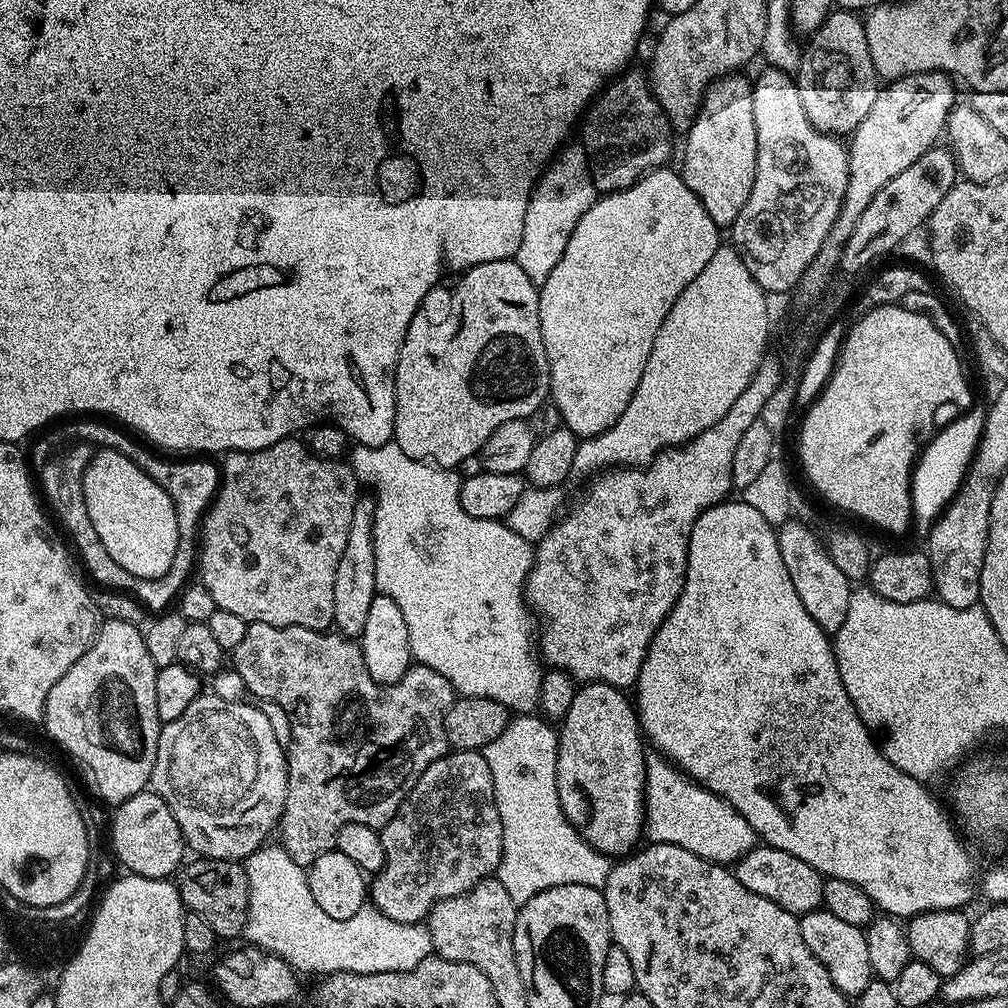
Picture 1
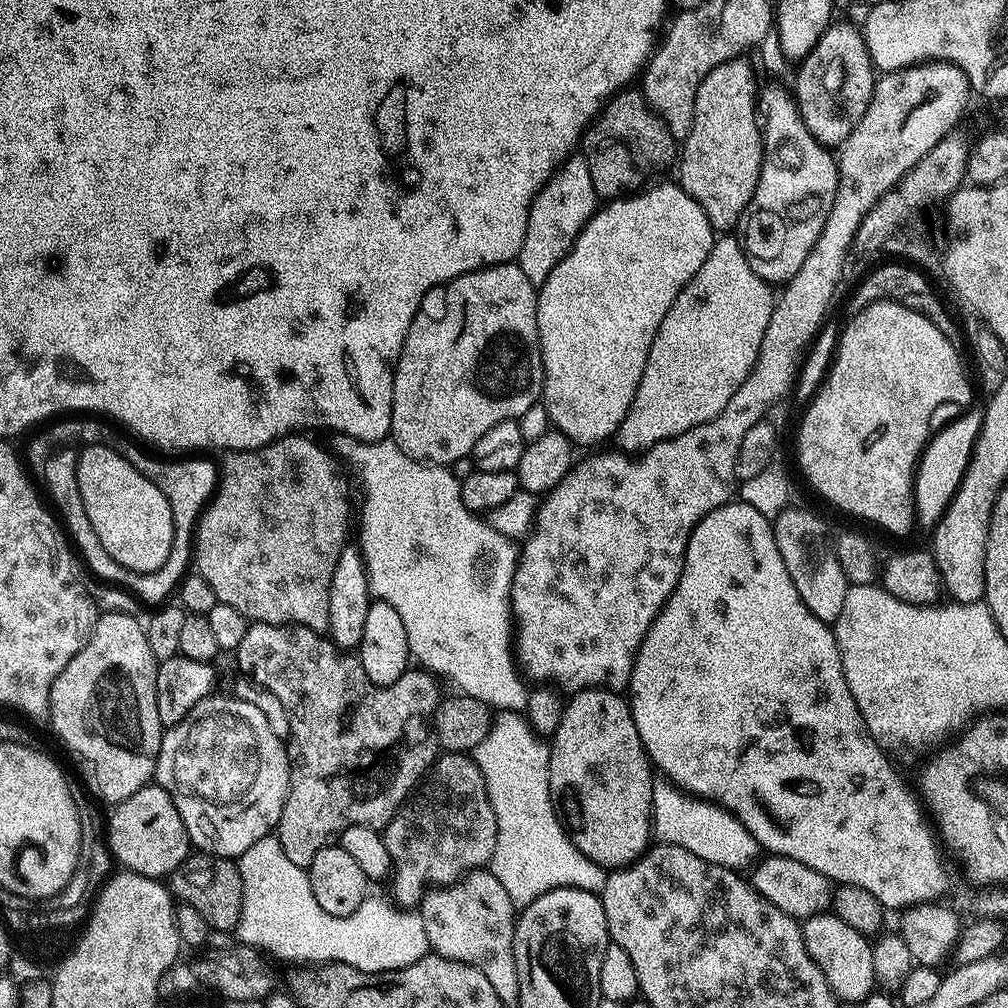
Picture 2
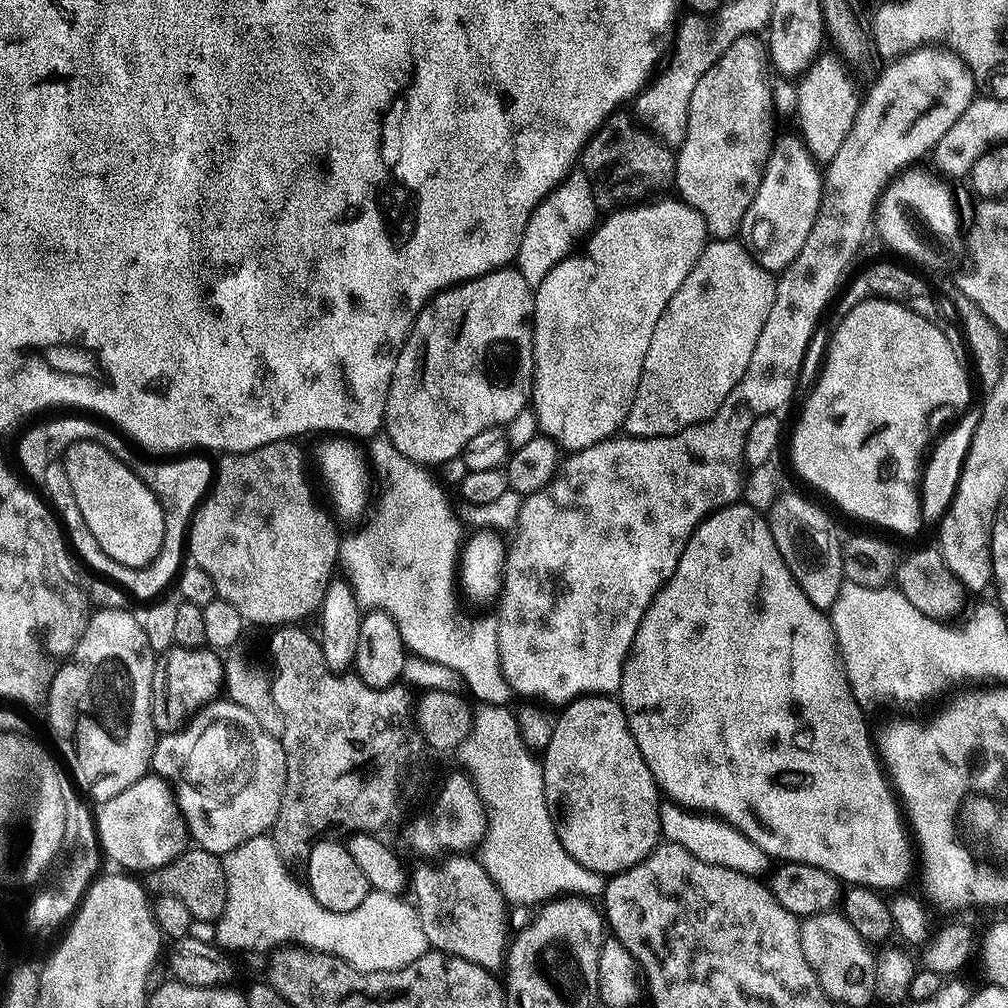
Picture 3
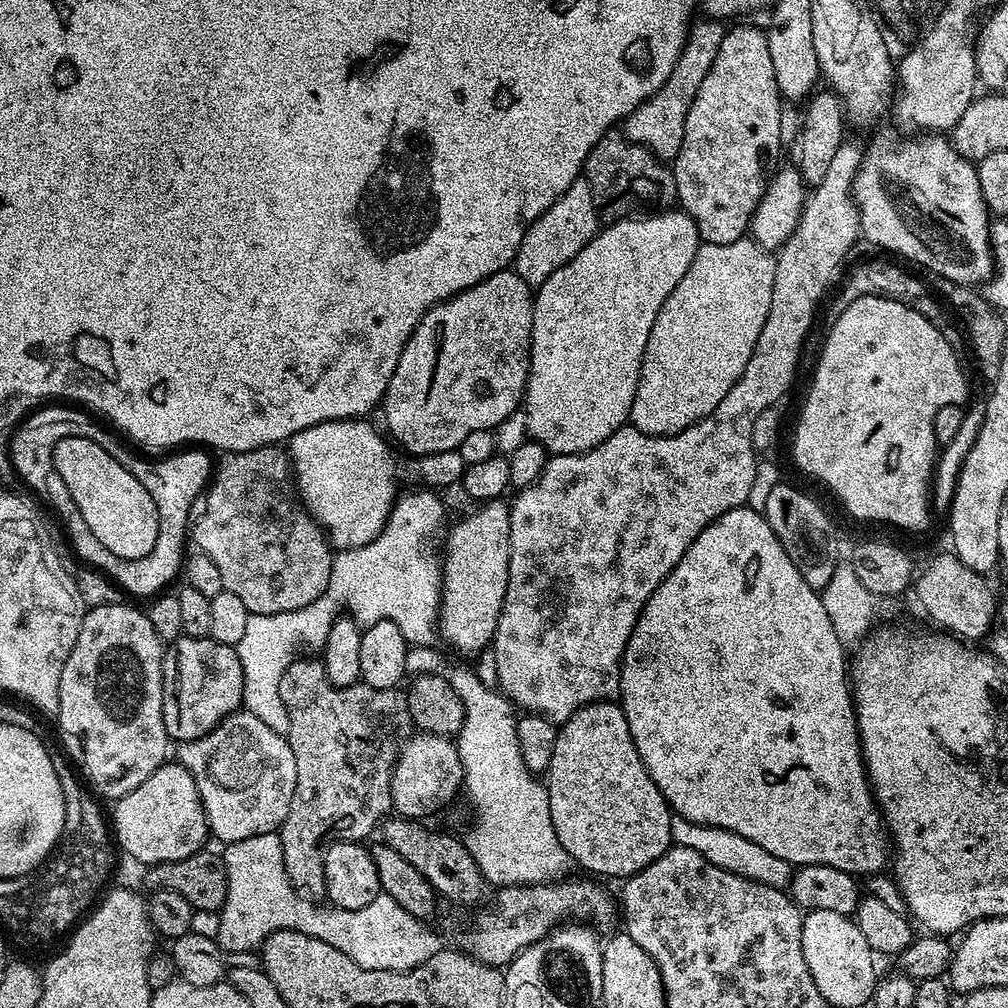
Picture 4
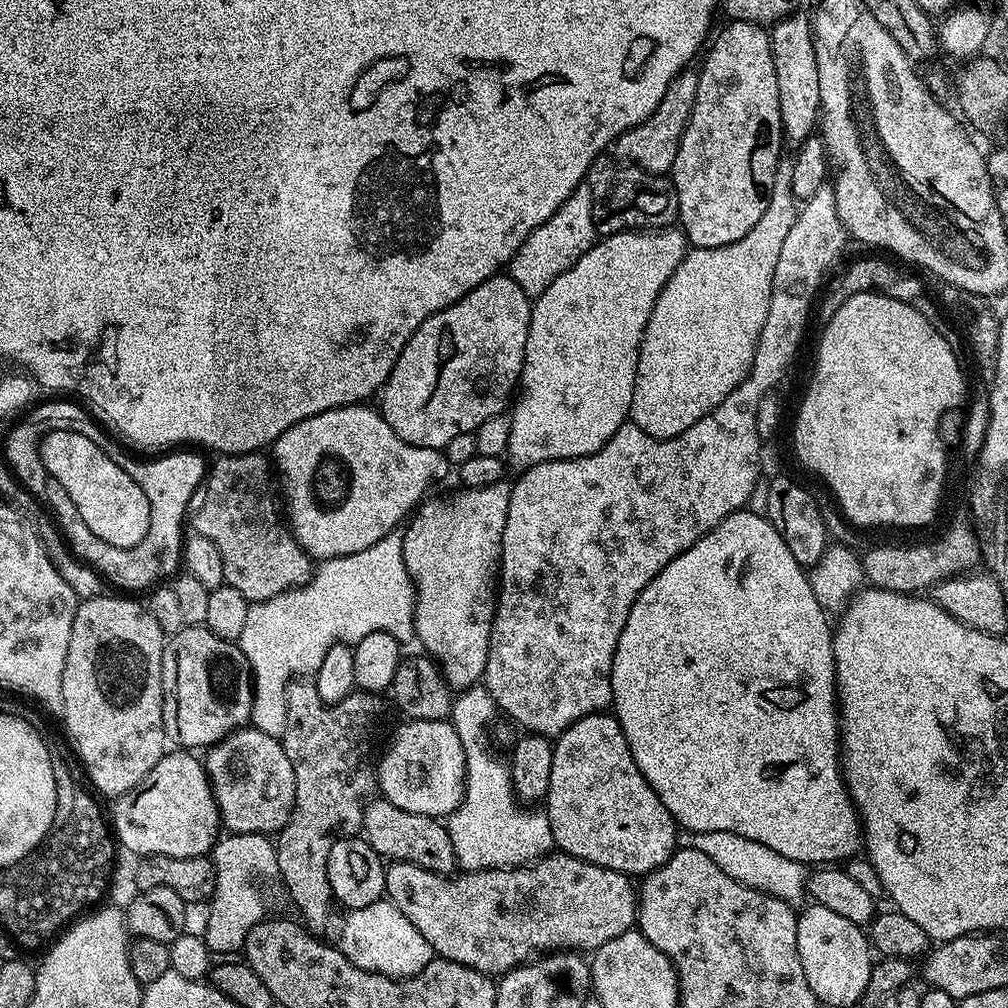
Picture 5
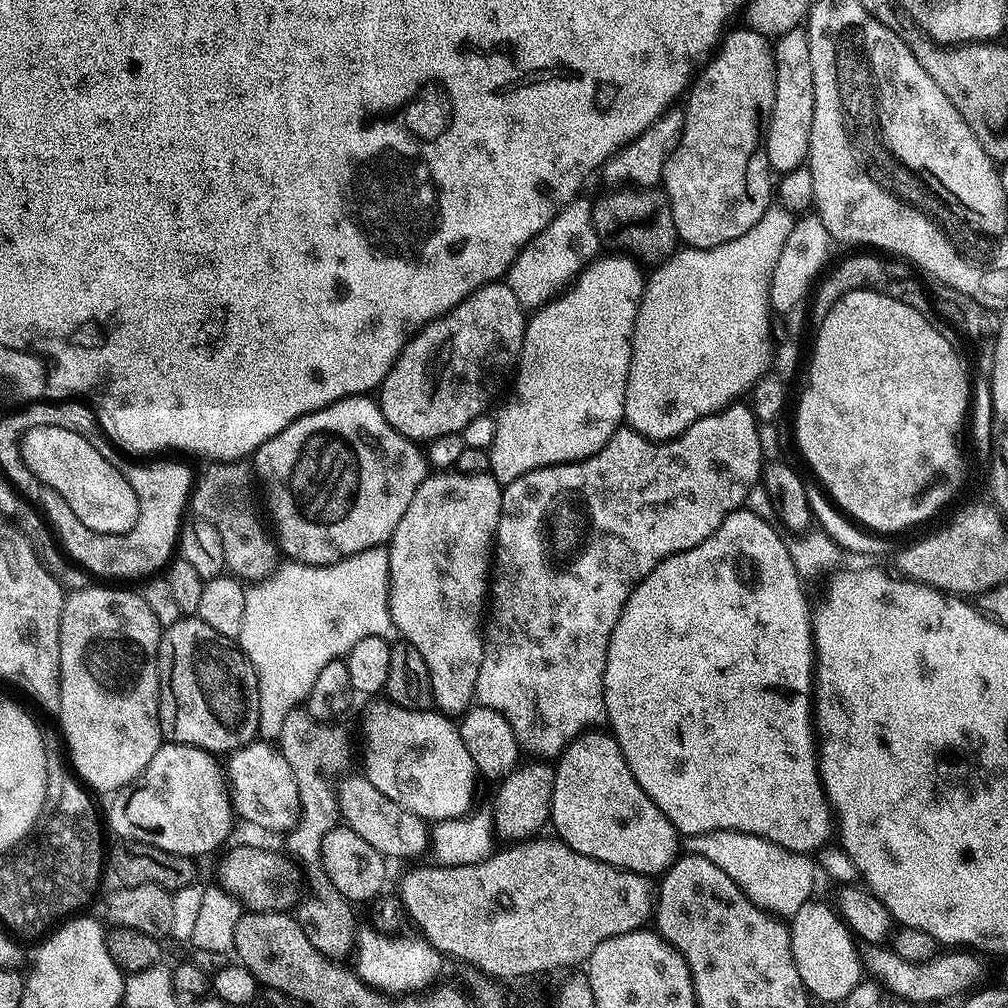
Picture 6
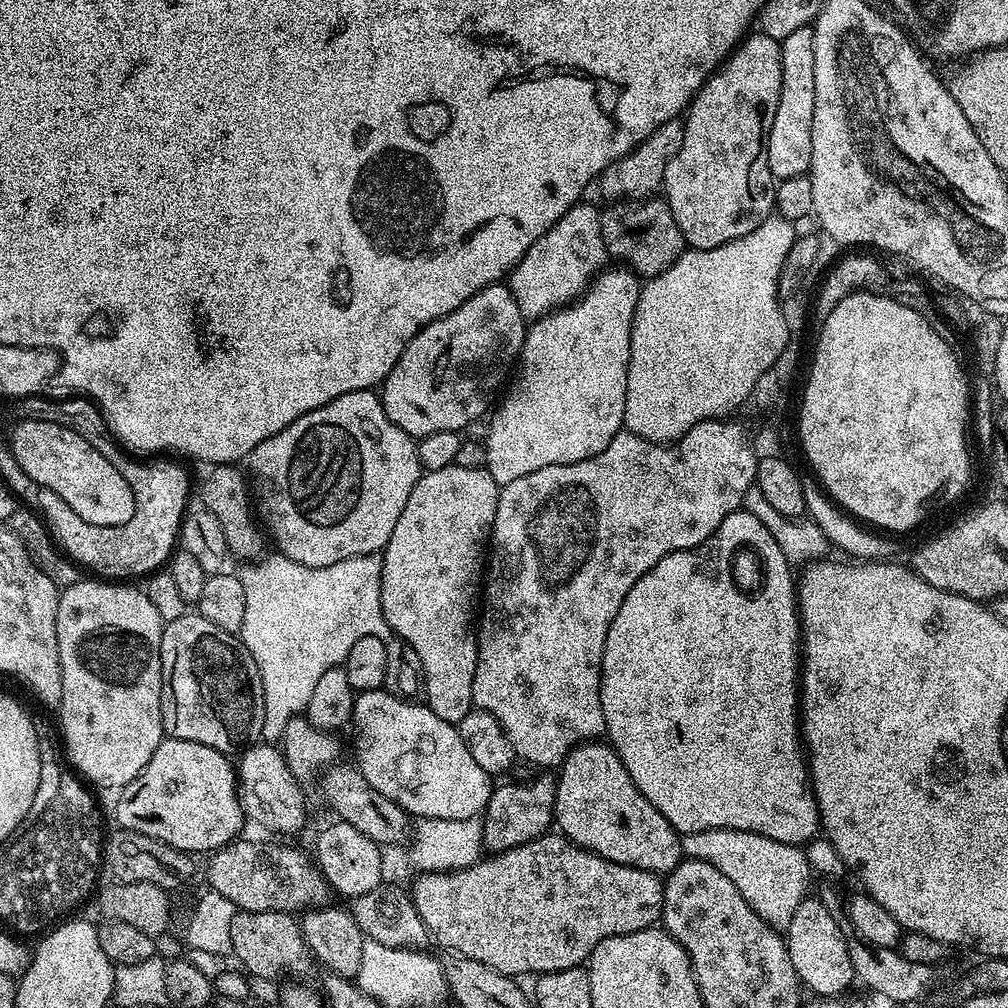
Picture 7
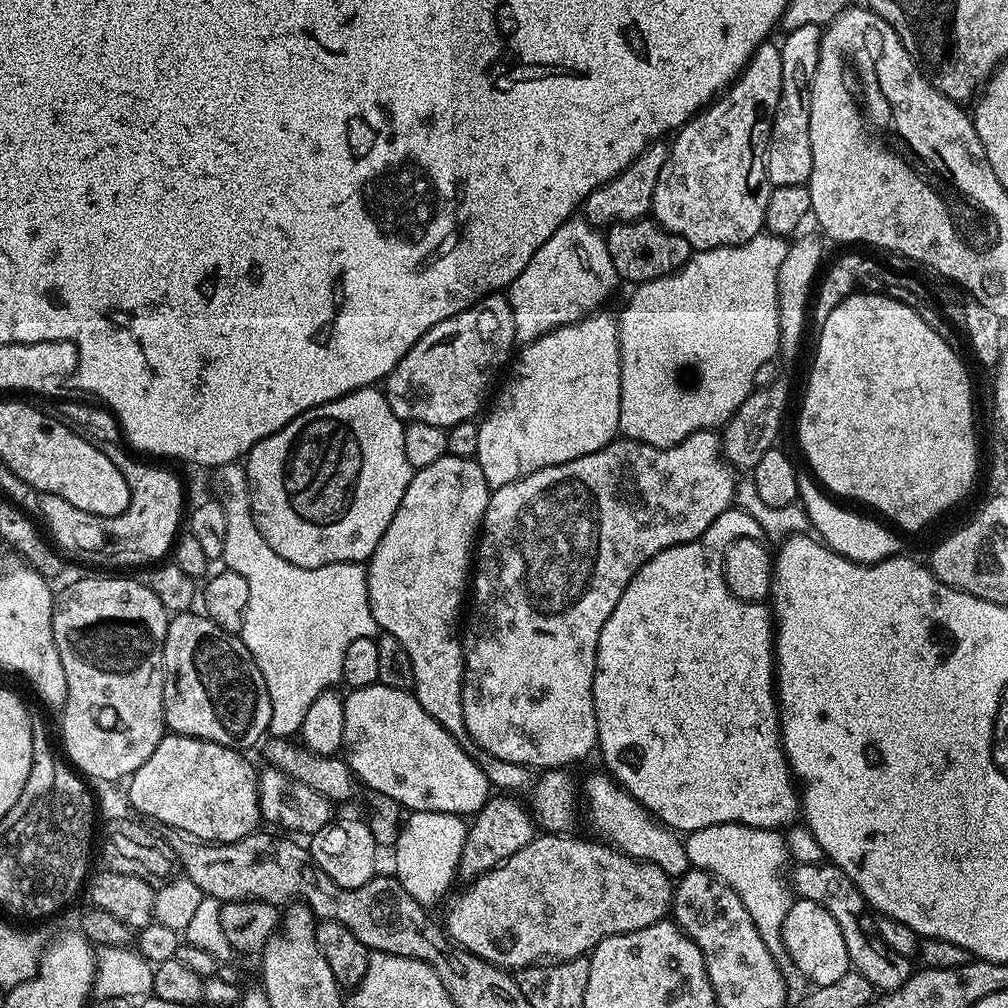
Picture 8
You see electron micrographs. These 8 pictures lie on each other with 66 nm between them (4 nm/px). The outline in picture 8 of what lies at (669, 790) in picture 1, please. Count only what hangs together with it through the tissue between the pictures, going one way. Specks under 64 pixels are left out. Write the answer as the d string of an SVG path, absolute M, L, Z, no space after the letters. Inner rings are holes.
M711 824L702 826L702 830L694 830L683 837L686 858L692 868L701 868L712 876L717 876L726 886L736 889L738 898L742 898L742 906L746 906L746 914L754 918L754 926L758 926L758 934L762 934L762 942L766 942L766 950L770 950L774 962L780 967L784 975L784 983L788 986L788 1000L803 1002L810 991L810 982L798 970L798 966L792 964L790 954L781 950L780 935L782 934L782 922L794 903L794 893L786 883L786 868L784 863L789 863L788 846L785 837L779 831L771 828L755 828L745 824Z

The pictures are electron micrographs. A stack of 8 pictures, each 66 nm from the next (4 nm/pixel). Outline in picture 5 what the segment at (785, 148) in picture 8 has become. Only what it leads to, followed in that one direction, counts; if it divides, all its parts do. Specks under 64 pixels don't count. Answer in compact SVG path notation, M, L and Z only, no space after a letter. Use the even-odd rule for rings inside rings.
M789 14L777 24L771 25L774 74L778 74L778 110L780 127L785 141L792 146L804 143L807 136L817 131L821 117L818 64L815 62L812 22L807 15Z

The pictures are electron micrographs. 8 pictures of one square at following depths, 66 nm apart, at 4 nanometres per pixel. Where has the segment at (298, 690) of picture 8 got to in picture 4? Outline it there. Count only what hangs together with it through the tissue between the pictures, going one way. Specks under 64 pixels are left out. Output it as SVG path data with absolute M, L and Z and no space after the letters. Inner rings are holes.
M435 491L408 492L397 495L388 521L384 529L366 546L346 548L337 551L332 557L332 569L328 579L328 588L310 606L302 606L298 610L290 610L282 614L249 615L246 622L246 634L242 634L242 642L234 645L238 658L242 662L244 675L243 707L254 718L266 722L270 730L283 736L290 730L290 718L286 714L286 706L280 697L282 674L291 666L299 648L323 649L326 638L330 634L330 626L341 615L340 608L345 608L347 615L361 626L374 622L389 620L402 630L402 638L412 646L428 646L438 636L438 611L440 607L440 589L442 587L442 560L438 548L432 545L432 539L445 527L444 504L435 496Z

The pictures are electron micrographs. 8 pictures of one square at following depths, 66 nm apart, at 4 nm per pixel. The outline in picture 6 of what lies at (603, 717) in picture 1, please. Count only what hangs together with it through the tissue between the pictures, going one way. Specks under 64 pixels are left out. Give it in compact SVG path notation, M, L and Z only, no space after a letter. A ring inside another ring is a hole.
M585 730L565 746L555 761L553 798L550 828L570 850L586 854L598 862L606 862L627 872L637 872L639 876L659 877L678 859L682 848L682 837L676 827L668 821L666 814L650 802L650 794L638 786L638 778L630 774L626 758L620 753L616 737L608 730Z

